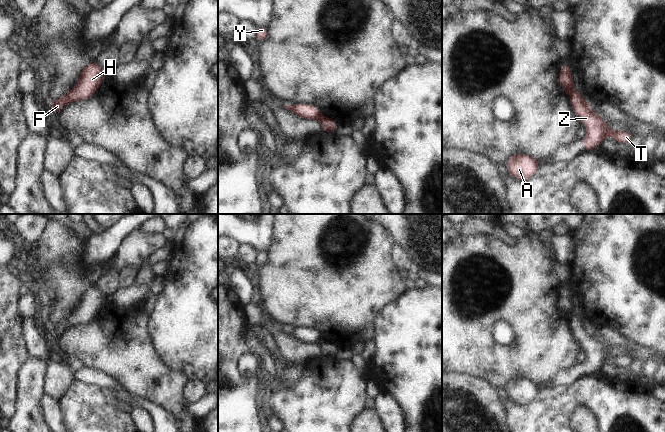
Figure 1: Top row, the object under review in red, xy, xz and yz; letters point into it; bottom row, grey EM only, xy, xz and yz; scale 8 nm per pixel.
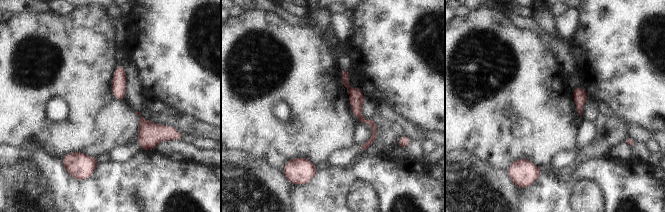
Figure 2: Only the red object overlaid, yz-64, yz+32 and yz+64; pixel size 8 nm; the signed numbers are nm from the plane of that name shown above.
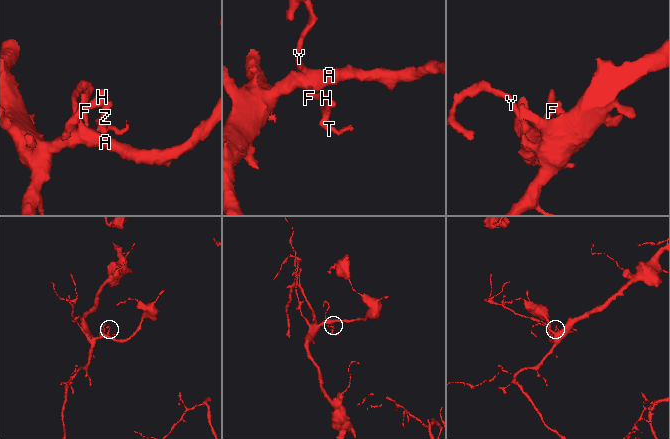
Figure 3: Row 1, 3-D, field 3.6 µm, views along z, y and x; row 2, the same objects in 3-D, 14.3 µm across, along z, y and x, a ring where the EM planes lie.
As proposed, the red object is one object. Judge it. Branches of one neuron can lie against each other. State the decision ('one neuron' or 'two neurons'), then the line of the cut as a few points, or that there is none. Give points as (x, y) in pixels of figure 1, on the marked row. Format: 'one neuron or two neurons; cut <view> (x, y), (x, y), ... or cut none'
two neurons; cut yz (572, 85), (566, 90)

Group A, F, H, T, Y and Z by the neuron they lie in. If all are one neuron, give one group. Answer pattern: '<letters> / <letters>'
A F H Y / T Z

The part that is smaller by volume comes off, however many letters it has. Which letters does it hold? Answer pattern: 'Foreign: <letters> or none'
Foreign: T, Z

